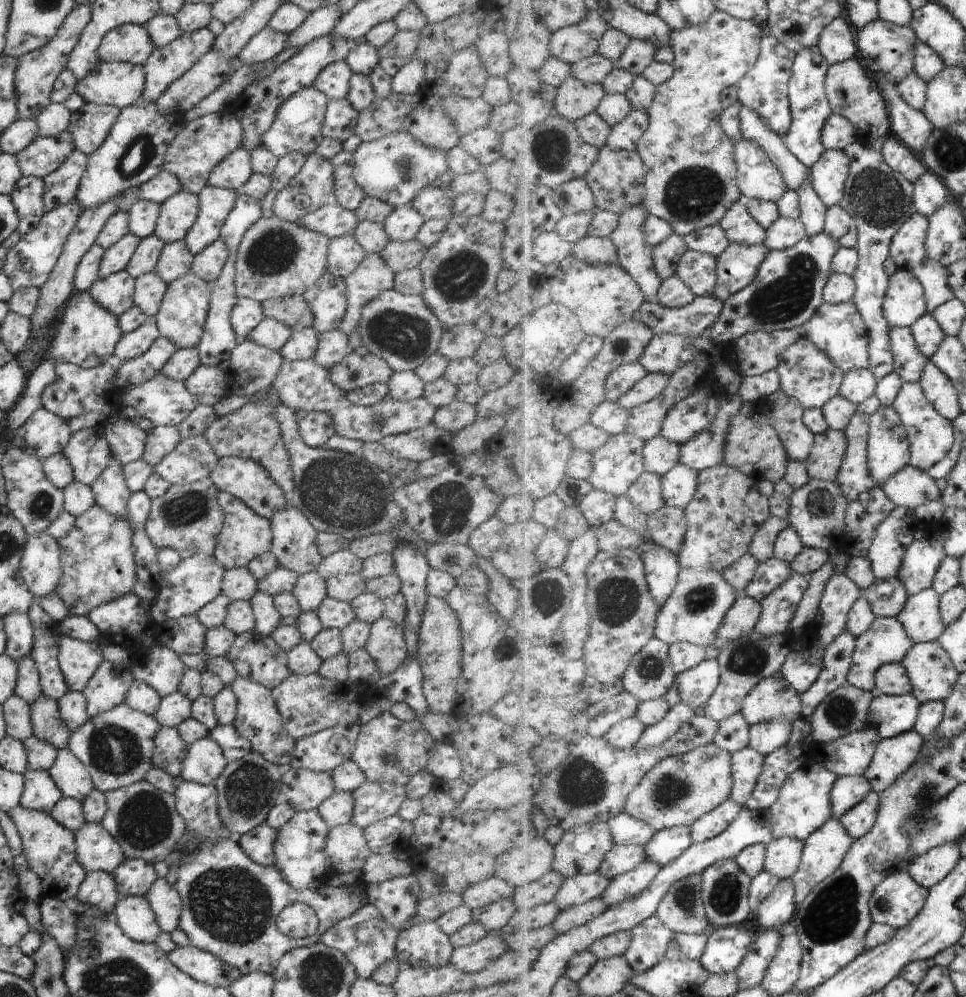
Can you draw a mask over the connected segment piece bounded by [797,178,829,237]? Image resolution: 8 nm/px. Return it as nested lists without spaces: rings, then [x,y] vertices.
[[[808,178],[802,188],[797,190],[801,195],[801,219],[809,227],[809,236],[818,236],[826,232],[826,221],[829,214],[829,207],[822,200],[814,186],[813,178]]]

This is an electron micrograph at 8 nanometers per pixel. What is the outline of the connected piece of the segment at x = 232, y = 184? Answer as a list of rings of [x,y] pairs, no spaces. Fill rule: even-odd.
[[[244,148],[231,152],[214,167],[208,177],[208,185],[216,188],[240,190],[241,186],[252,176],[251,153]]]

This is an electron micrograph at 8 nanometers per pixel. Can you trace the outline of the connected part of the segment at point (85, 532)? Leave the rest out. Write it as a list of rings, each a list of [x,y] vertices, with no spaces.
[[[100,506],[90,507],[76,517],[72,530],[58,540],[62,578],[55,593],[68,608],[70,616],[87,617],[94,608],[132,593],[136,582],[133,530],[126,520],[114,518]]]

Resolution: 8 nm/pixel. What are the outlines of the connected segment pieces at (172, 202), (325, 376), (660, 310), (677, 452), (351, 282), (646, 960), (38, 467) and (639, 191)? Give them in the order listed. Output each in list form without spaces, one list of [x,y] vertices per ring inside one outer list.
[[[180,191],[160,206],[155,235],[165,243],[183,241],[194,226],[199,213],[199,198],[192,192]]]
[[[313,358],[298,362],[284,361],[272,386],[278,394],[278,398],[282,400],[282,404],[290,410],[294,412],[300,412],[300,410],[302,412],[326,412],[332,416],[336,434],[361,443],[380,442],[386,436],[407,433],[428,426],[432,423],[432,418],[437,410],[423,396],[408,402],[400,402],[388,397],[375,405],[354,404],[346,398],[346,392],[332,384],[328,370],[320,368],[320,364],[314,362]]]
[[[716,295],[698,297],[692,304],[682,308],[670,308],[654,300],[647,300],[637,317],[650,326],[654,334],[672,333],[694,336],[713,327],[722,316],[725,301]]]
[[[657,436],[647,441],[645,446],[645,465],[648,472],[666,476],[672,468],[680,464],[682,445],[668,440],[665,436]]]
[[[365,254],[360,266],[352,271],[346,278],[343,278],[348,300],[346,312],[338,330],[342,334],[350,336],[356,332],[360,318],[362,318],[362,308],[378,294],[394,289],[393,270],[384,262],[379,254]]]
[[[658,915],[651,916],[630,931],[632,944],[625,954],[636,973],[648,972],[656,968],[664,959],[666,952],[676,938]]]
[[[12,447],[5,451],[2,458],[2,478],[8,510],[22,524],[27,534],[42,534],[48,530],[48,526],[64,512],[64,491],[54,486],[43,470],[43,462],[40,459],[26,454],[24,450]]]
[[[612,147],[601,148],[598,162],[590,169],[585,179],[593,187],[599,209],[622,215],[632,206],[642,204],[647,191],[645,159],[639,151],[614,150]]]

